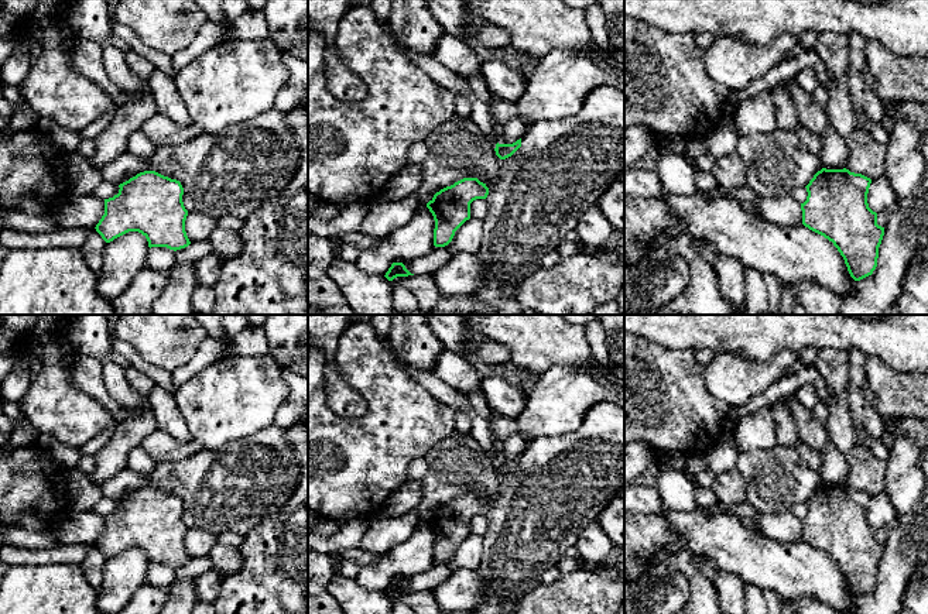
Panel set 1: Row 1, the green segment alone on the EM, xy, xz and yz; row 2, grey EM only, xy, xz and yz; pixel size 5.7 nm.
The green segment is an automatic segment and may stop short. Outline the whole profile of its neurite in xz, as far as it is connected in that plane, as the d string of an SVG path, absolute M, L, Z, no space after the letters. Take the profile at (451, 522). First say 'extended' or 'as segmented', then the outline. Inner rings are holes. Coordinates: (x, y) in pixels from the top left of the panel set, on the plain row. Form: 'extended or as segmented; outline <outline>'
as segmented; outline M463 494L436 508L427 519L434 532L434 562L448 562L455 548L470 535L470 519L486 515L489 504L477 494Z

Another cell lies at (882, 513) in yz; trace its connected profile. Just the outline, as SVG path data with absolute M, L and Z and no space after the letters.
M886 491L872 497L869 510L867 510L867 519L873 528L881 529L890 525L897 515L898 514Z

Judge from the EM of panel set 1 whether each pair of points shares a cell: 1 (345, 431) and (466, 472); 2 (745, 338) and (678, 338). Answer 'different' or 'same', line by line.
1: different
2: same

